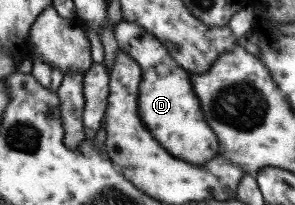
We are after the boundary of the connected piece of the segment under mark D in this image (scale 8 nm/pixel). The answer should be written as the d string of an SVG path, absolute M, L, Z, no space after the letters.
M121 19L112 32L120 50L140 67L141 81L136 101L143 125L151 129L155 141L159 141L159 145L163 145L163 149L167 149L175 159L191 165L207 163L218 152L217 138L203 119L198 99L191 88L189 73L171 59L160 41L139 25Z

